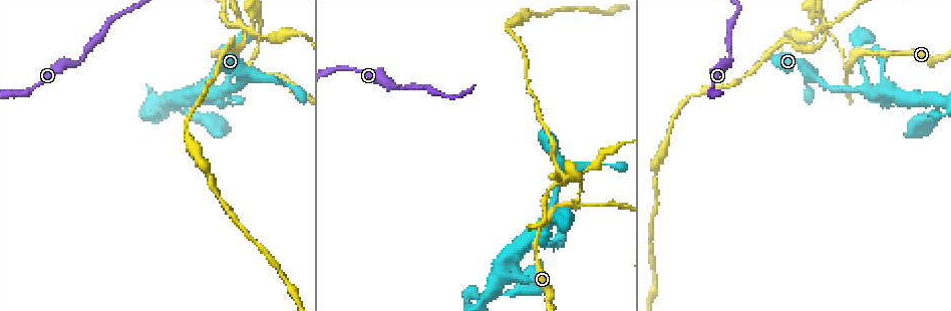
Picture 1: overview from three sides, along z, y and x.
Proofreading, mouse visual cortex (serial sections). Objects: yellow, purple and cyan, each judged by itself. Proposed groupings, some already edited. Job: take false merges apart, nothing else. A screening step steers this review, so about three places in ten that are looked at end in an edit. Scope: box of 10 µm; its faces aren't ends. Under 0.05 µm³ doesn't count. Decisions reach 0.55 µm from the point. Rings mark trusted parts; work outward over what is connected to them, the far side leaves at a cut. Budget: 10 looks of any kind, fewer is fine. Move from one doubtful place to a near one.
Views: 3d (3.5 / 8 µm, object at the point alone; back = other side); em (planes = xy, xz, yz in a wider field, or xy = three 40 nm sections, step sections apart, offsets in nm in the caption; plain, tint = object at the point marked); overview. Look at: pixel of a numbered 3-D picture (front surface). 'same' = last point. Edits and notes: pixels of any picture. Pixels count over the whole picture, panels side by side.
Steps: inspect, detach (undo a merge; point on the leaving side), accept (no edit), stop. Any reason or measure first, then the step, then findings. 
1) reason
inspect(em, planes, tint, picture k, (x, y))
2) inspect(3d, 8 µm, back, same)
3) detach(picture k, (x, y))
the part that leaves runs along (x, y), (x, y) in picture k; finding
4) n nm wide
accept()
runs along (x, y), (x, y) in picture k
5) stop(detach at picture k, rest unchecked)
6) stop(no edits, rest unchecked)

calibre changes
inspect(3d, 3.5 µm, picture 1, (396, 89))

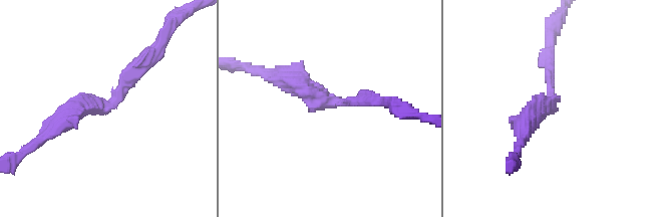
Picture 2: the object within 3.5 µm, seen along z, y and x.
arms of 150, 300 nm
inspect(em, xy, step 1, tint, picture 2, (552, 103))

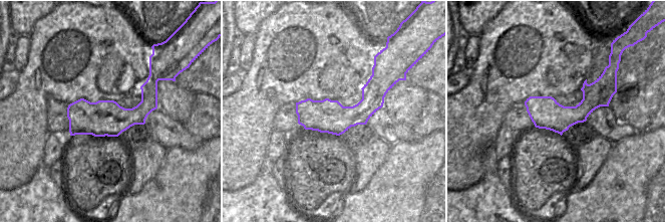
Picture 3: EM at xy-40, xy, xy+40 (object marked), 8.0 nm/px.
accept()
one cell here

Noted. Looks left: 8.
inspect(em, xy, step 5, tint, picture 1, (167, 104))

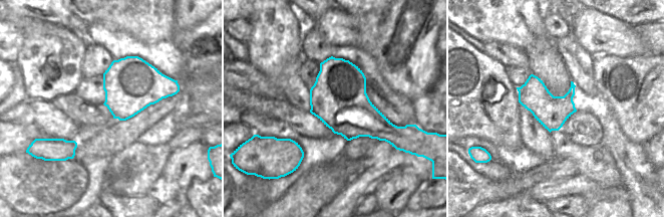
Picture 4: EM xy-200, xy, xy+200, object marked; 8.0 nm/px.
inspect(3d, 3.5 µm, same)

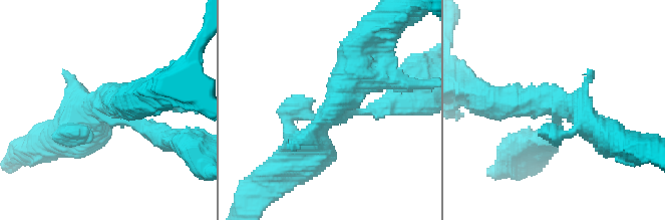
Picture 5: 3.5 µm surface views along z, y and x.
accept()
runs along (357, 55), (335, 108), (394, 101) in picture 5; continuous, no second cell

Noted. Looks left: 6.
abrupt turn
inspect(em, planes, tint, picture 1, (250, 65))

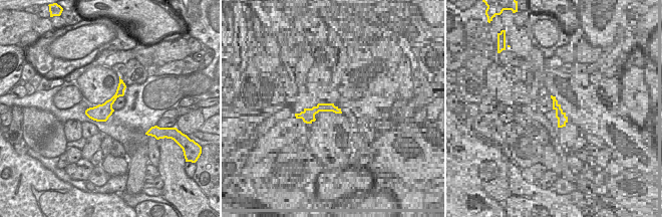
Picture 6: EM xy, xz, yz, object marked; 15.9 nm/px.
wider look
inspect(3d, 3.5 µm, same)

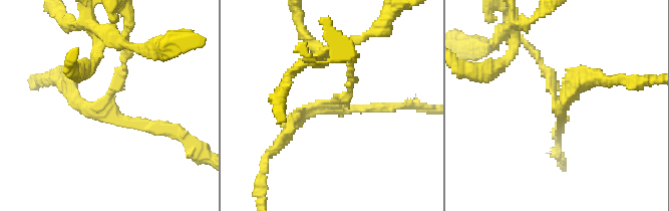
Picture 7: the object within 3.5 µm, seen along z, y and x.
accept()
runs along (282, 139), (303, 111), (346, 97), (349, 82) in picture 7; all the same cell

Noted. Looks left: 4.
stop(no edits, rest unchecked)

